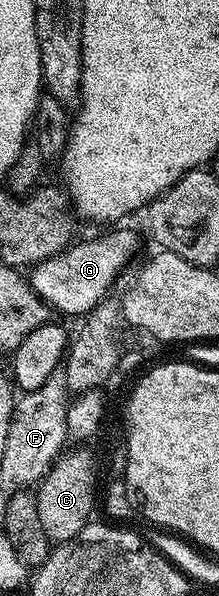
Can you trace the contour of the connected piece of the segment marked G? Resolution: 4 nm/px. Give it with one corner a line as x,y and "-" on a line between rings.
115,226
96,240
72,243
58,256
41,261
30,269
29,283
32,290
48,304
71,315
86,317
100,302
108,299
107,291
115,284
119,271
139,252
139,236
127,226

